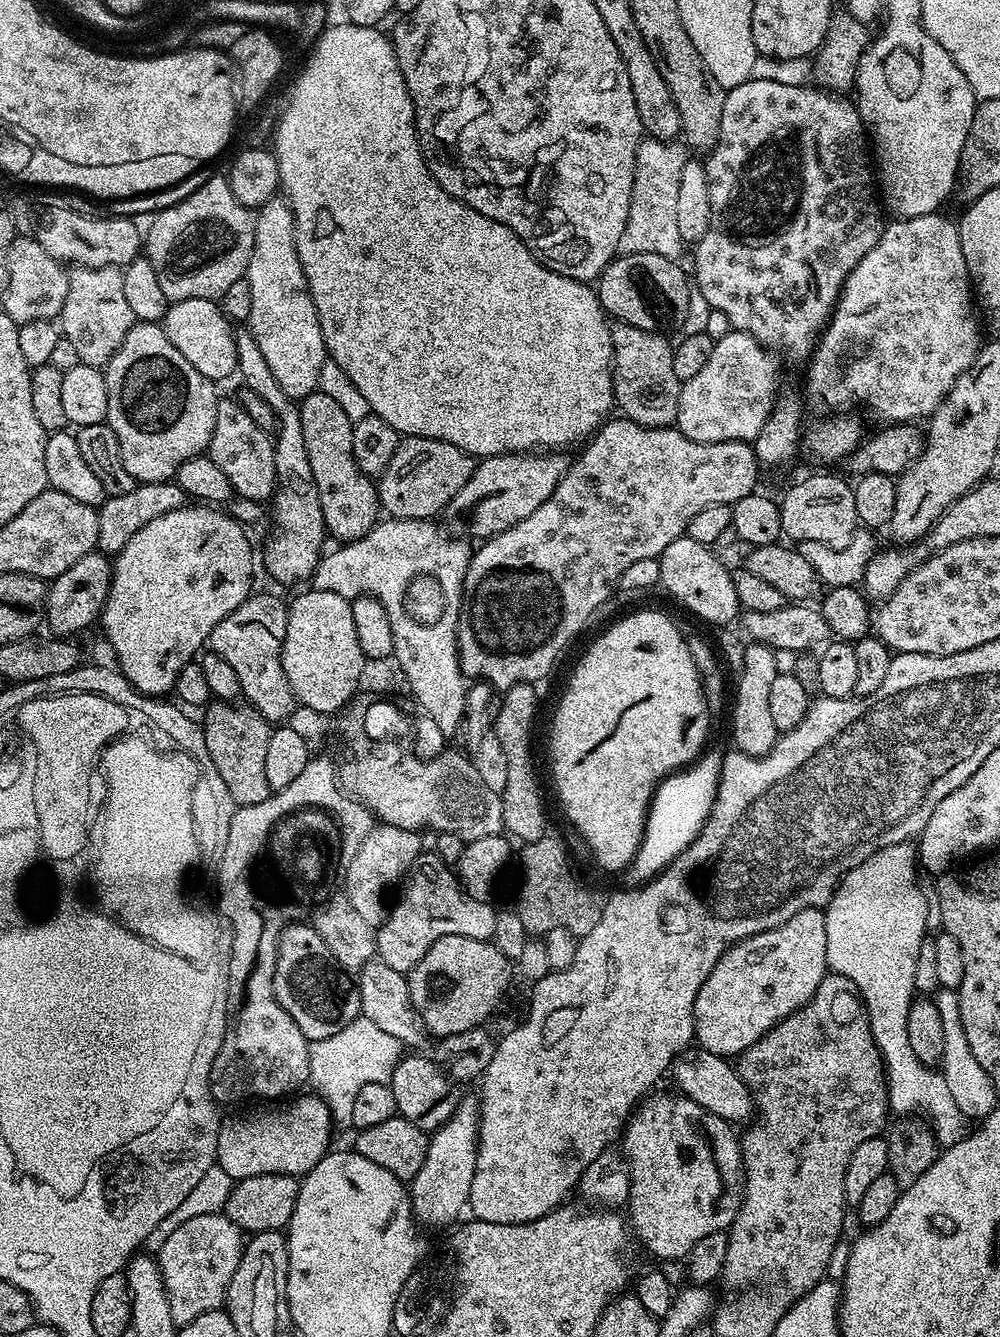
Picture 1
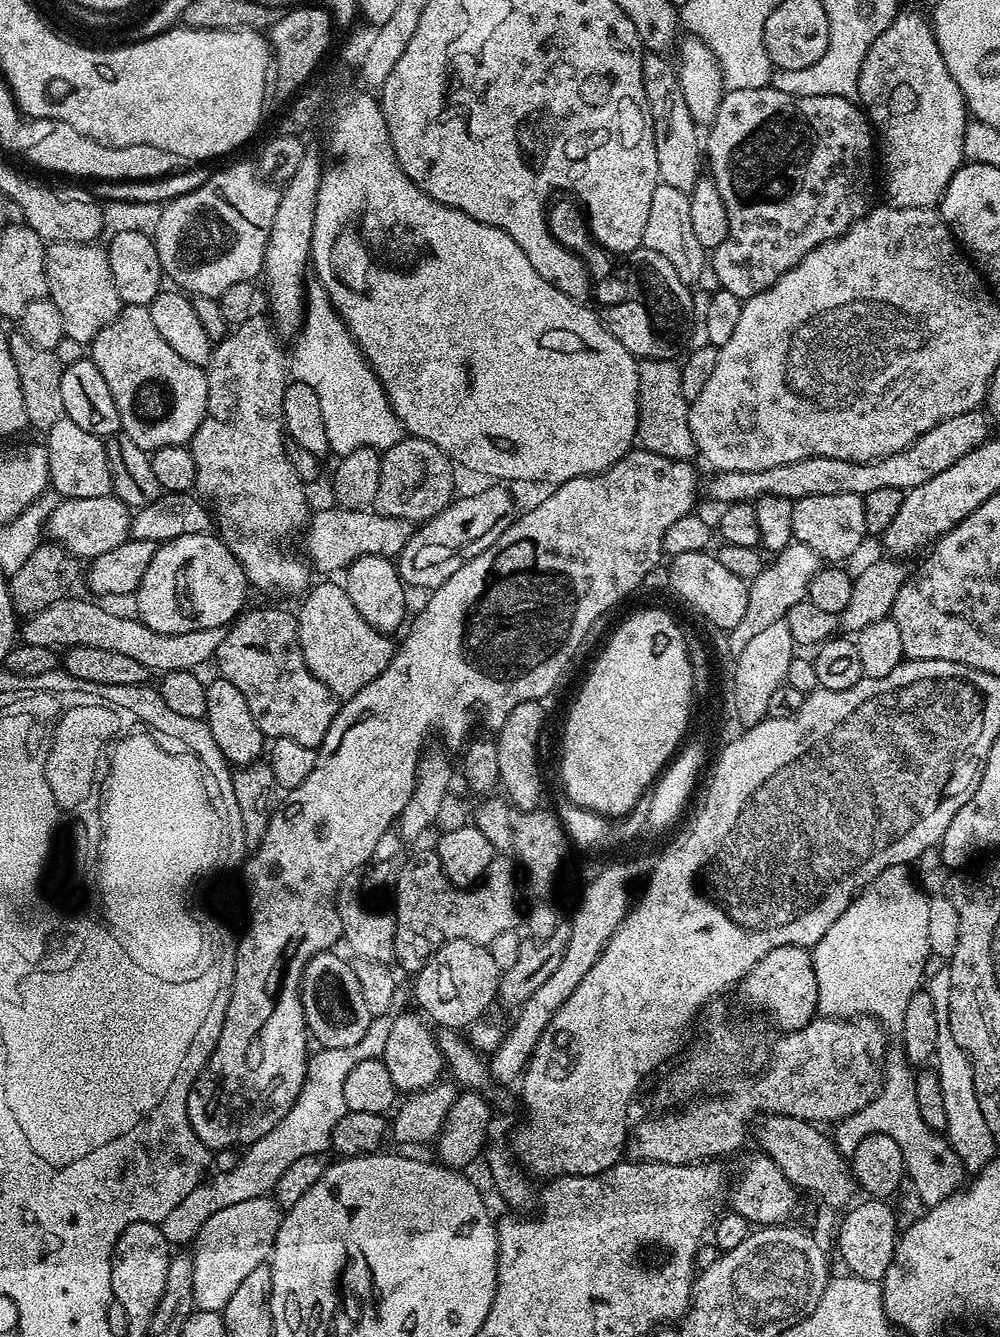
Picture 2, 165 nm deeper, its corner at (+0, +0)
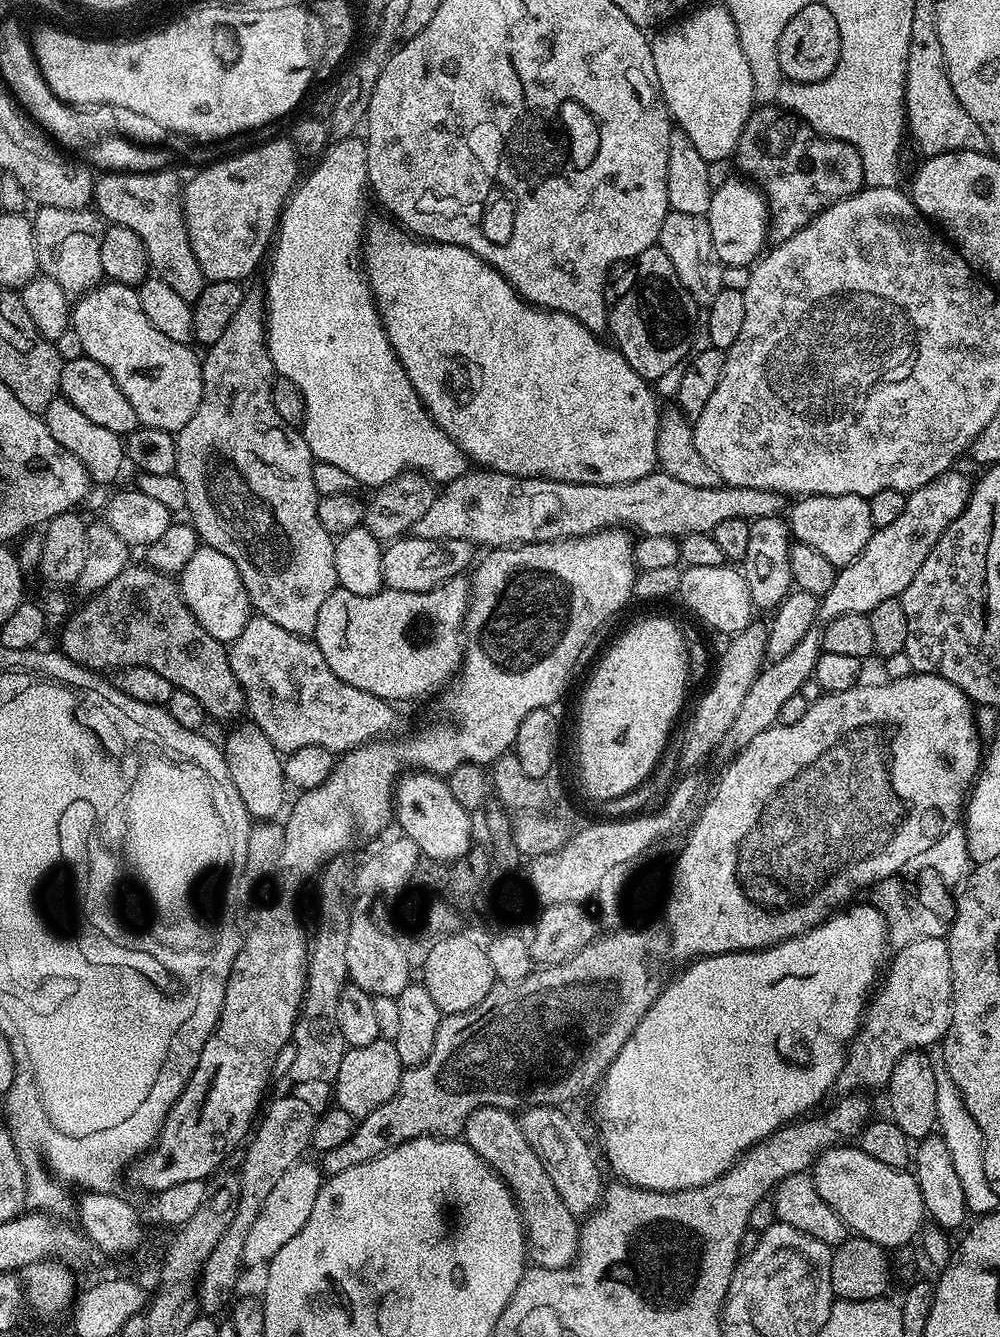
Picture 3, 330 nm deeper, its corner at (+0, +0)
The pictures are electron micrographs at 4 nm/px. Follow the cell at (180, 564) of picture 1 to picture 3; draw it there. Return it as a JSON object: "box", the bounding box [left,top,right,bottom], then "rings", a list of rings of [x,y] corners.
{"box":[178,546,253,646],"rings":[[[207,546],[197,548],[194,558],[186,562],[186,566],[178,573],[180,597],[194,614],[194,618],[206,630],[206,634],[214,637],[219,644],[228,646],[246,630],[246,622],[253,615],[252,603],[248,600],[246,586],[238,574],[238,566],[226,558],[226,554],[218,554],[218,550]]]}

